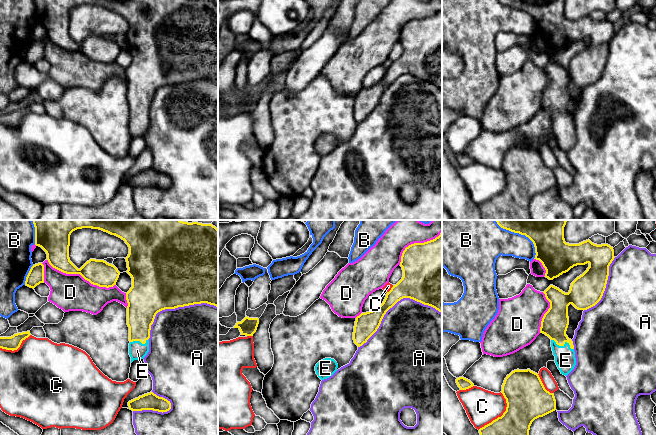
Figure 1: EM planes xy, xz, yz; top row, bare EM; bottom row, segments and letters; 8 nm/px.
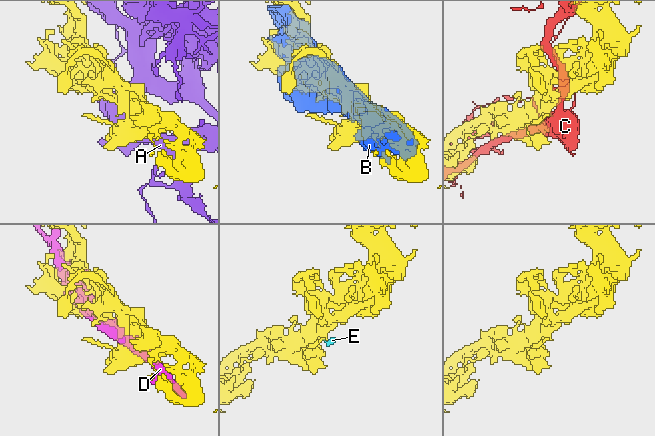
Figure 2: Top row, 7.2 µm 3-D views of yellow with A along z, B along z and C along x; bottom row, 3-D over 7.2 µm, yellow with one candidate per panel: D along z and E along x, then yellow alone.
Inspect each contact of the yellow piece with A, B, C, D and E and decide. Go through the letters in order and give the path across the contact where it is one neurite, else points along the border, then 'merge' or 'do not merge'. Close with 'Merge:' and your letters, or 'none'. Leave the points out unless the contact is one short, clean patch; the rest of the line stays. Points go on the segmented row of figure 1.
A: do not merge
B: do not merge
C: do not merge
D: do not merge
E: way yz (554, 324), (559, 341), (563, 345), (565, 360); merge
Merge: E

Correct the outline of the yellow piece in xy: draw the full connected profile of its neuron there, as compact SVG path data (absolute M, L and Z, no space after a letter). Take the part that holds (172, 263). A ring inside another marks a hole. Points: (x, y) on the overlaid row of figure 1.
M32 220L35 227L35 245L47 254L49 264L66 274L80 274L99 287L113 287L119 278L118 269L104 260L90 259L78 269L69 258L70 235L82 228L99 229L115 235L129 247L125 258L132 287L126 293L127 325L129 327L129 355L131 363L143 359L149 352L151 325L158 312L194 304L207 303L218 307L218 229L212 224L183 222L181 220Z

